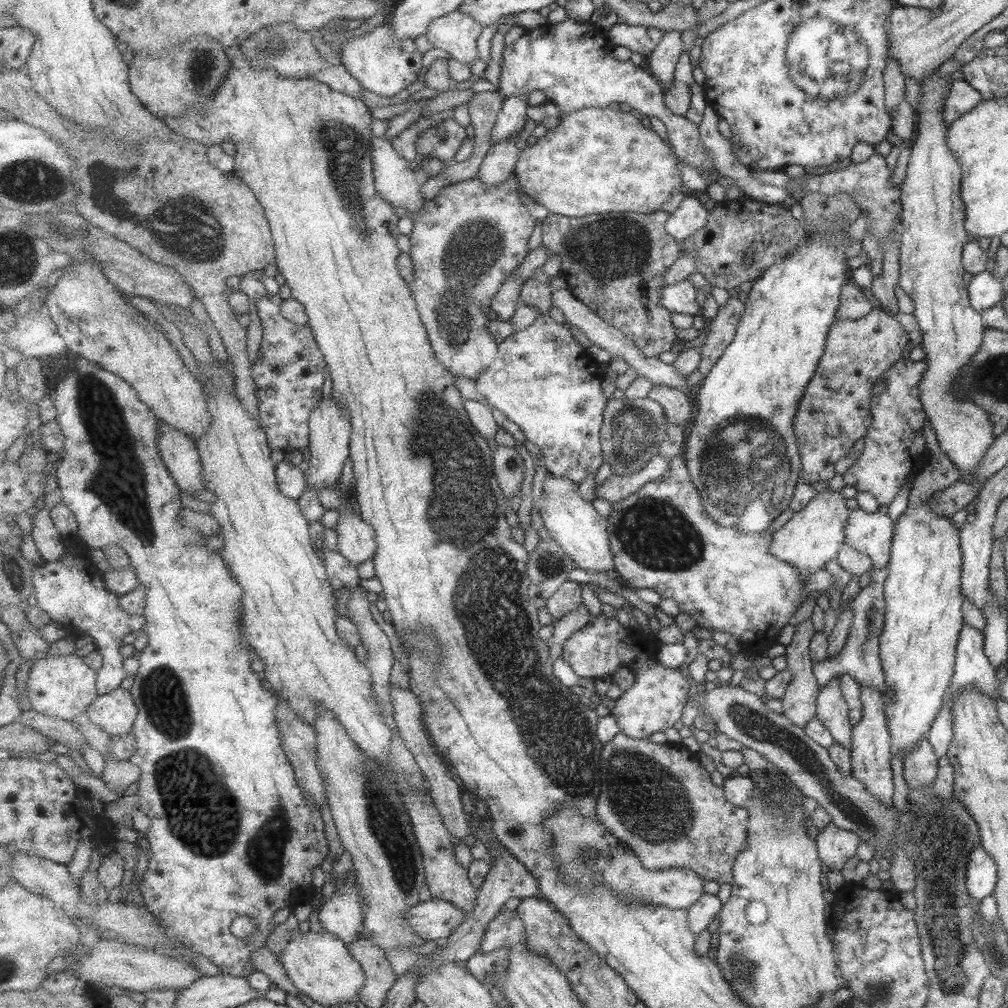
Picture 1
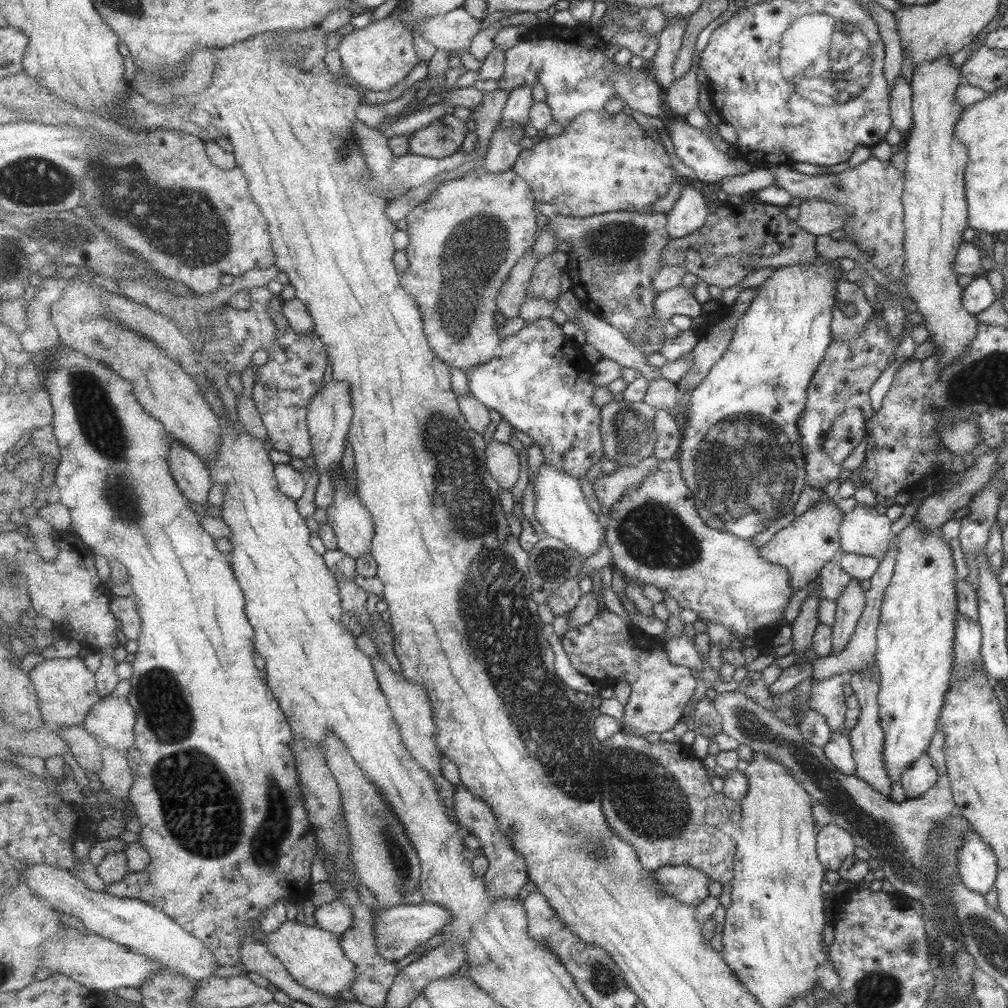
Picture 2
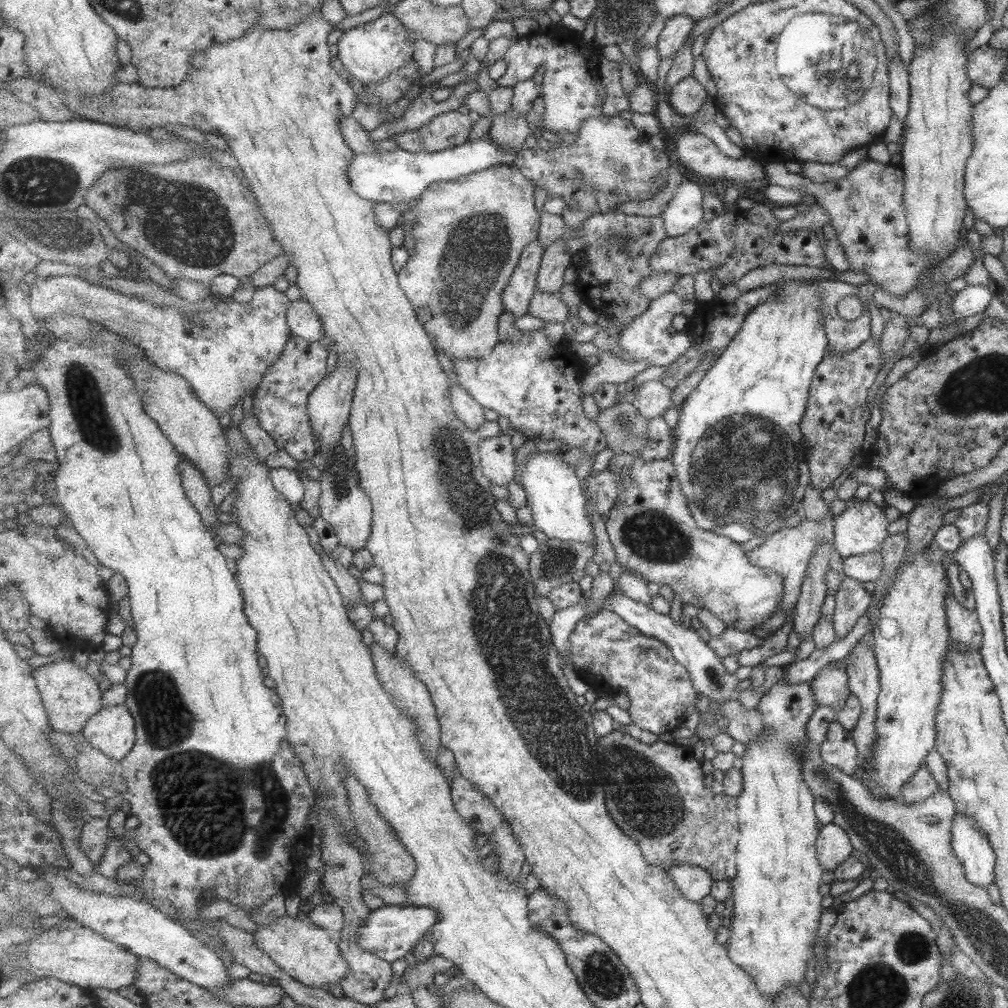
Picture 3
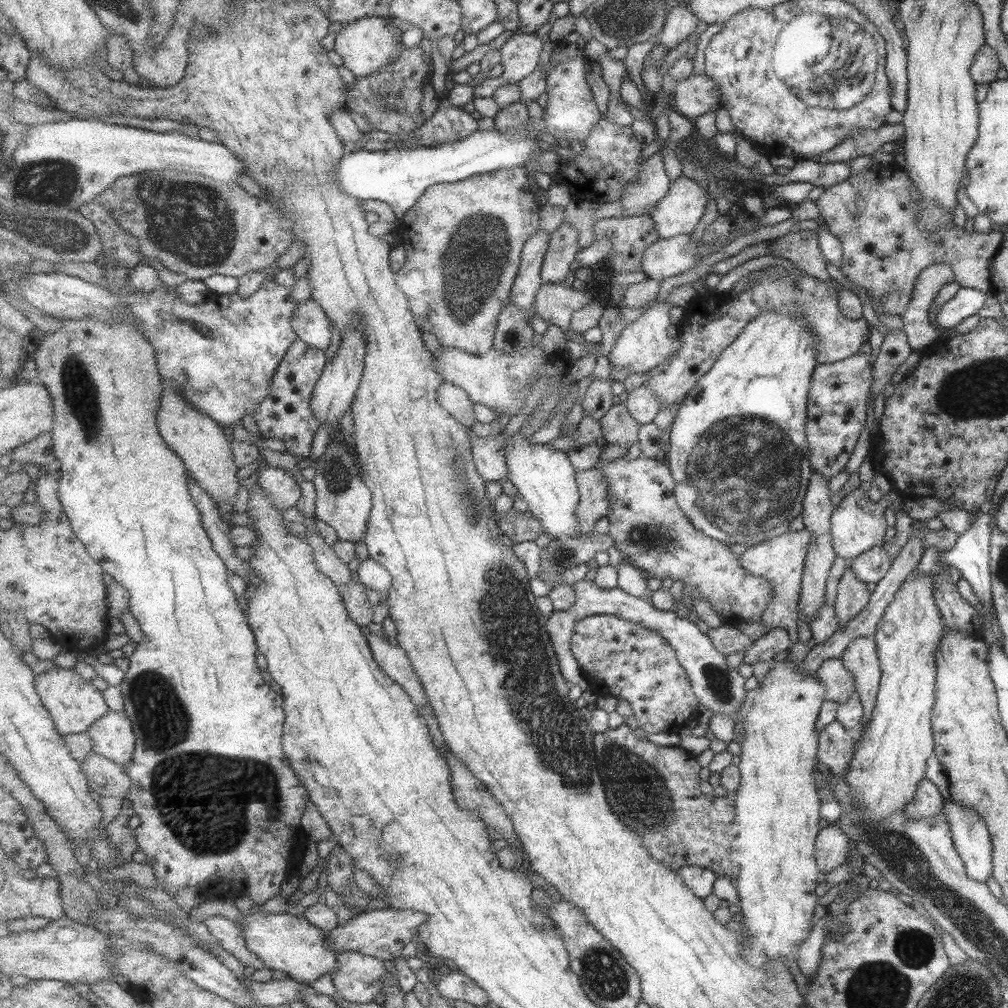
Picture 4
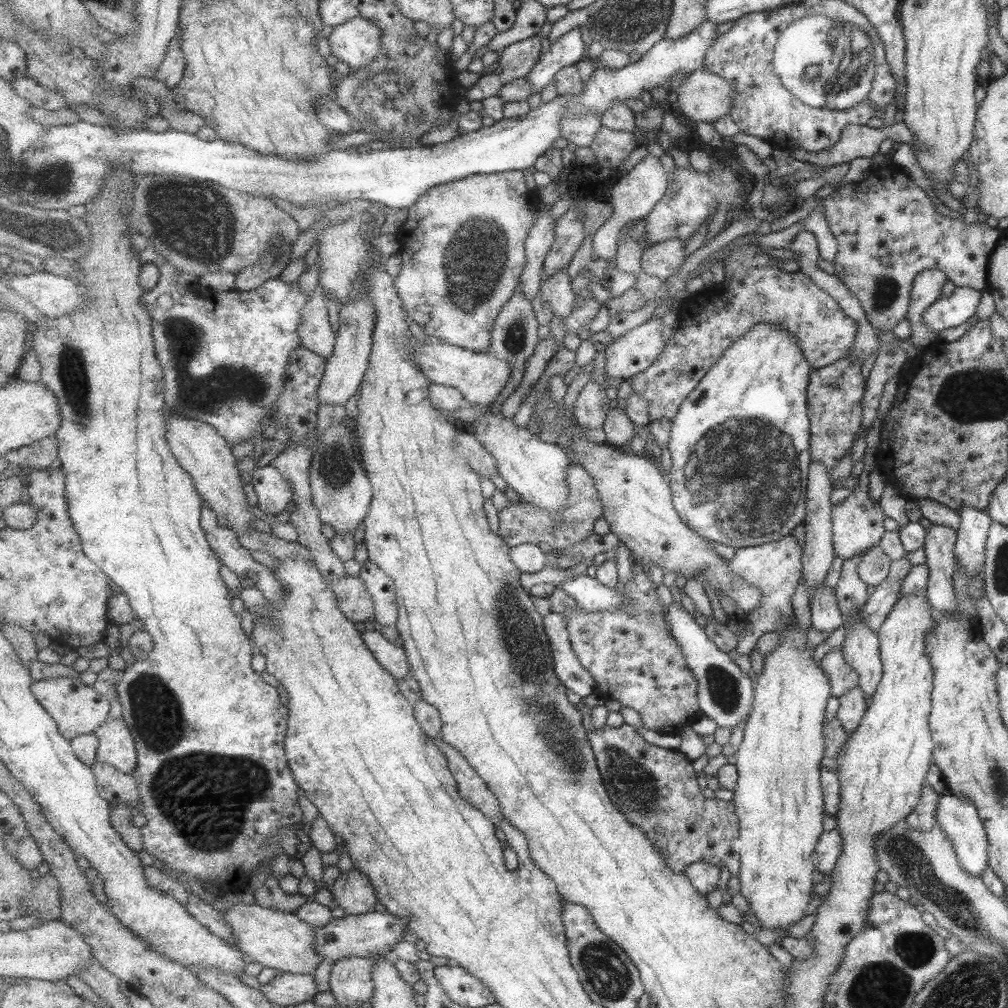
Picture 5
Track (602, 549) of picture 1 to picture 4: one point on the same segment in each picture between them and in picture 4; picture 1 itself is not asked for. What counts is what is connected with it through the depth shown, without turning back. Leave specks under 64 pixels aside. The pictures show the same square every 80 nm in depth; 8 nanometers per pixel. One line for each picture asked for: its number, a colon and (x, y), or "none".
2: (561, 509)
3: (554, 495)
4: (545, 478)

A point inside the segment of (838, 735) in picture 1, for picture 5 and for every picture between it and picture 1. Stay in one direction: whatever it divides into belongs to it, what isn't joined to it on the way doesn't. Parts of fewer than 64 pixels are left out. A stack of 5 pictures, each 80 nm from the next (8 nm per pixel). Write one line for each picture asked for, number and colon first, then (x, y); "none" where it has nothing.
2: (827, 699)
3: (829, 686)
4: (839, 683)
5: (843, 677)

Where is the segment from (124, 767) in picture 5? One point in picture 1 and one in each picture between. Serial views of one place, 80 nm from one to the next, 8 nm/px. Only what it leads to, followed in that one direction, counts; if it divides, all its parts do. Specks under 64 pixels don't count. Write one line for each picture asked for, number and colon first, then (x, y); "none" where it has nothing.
1: (116, 713)
2: (113, 721)
3: (113, 731)
4: (113, 736)

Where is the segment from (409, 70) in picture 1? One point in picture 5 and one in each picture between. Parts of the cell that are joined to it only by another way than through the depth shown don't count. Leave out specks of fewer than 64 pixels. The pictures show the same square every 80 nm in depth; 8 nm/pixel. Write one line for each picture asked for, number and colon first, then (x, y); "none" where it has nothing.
2: (378, 57)
3: (371, 52)
4: (366, 45)
5: (357, 42)

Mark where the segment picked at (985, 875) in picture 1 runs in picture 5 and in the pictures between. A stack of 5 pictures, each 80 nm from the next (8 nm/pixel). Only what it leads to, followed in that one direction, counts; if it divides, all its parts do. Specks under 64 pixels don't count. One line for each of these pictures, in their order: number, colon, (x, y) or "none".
2: (975, 862)
3: (969, 843)
4: (970, 836)
5: (957, 815)

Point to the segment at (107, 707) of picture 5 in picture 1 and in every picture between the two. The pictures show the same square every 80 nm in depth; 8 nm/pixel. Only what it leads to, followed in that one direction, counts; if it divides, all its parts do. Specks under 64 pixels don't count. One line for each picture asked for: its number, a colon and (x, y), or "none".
1: (63, 686)
2: (67, 691)
3: (71, 697)
4: (76, 705)

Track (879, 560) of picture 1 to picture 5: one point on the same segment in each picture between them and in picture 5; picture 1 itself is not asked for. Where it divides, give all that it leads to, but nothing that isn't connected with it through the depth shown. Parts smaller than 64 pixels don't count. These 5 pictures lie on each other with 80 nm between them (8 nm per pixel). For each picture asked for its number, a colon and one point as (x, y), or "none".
2: (862, 531)
3: (860, 528)
4: (857, 525)
5: (857, 523)

